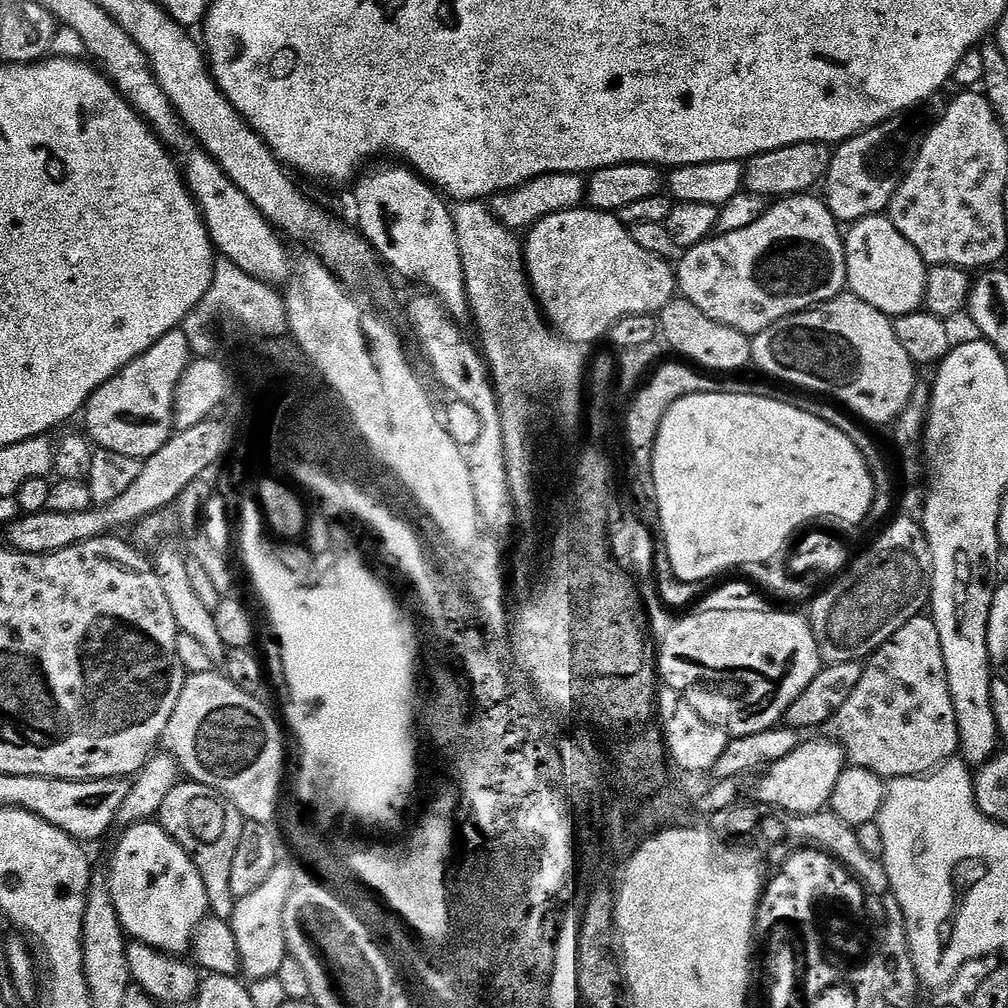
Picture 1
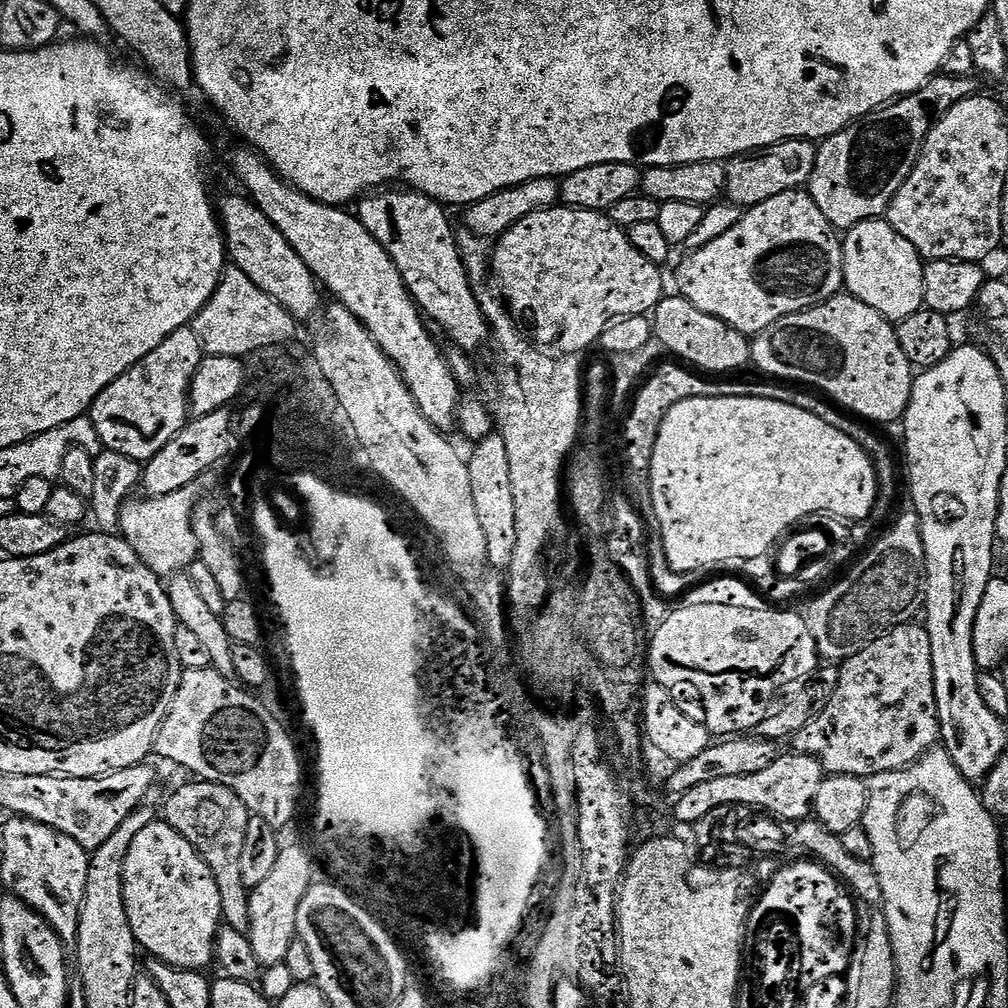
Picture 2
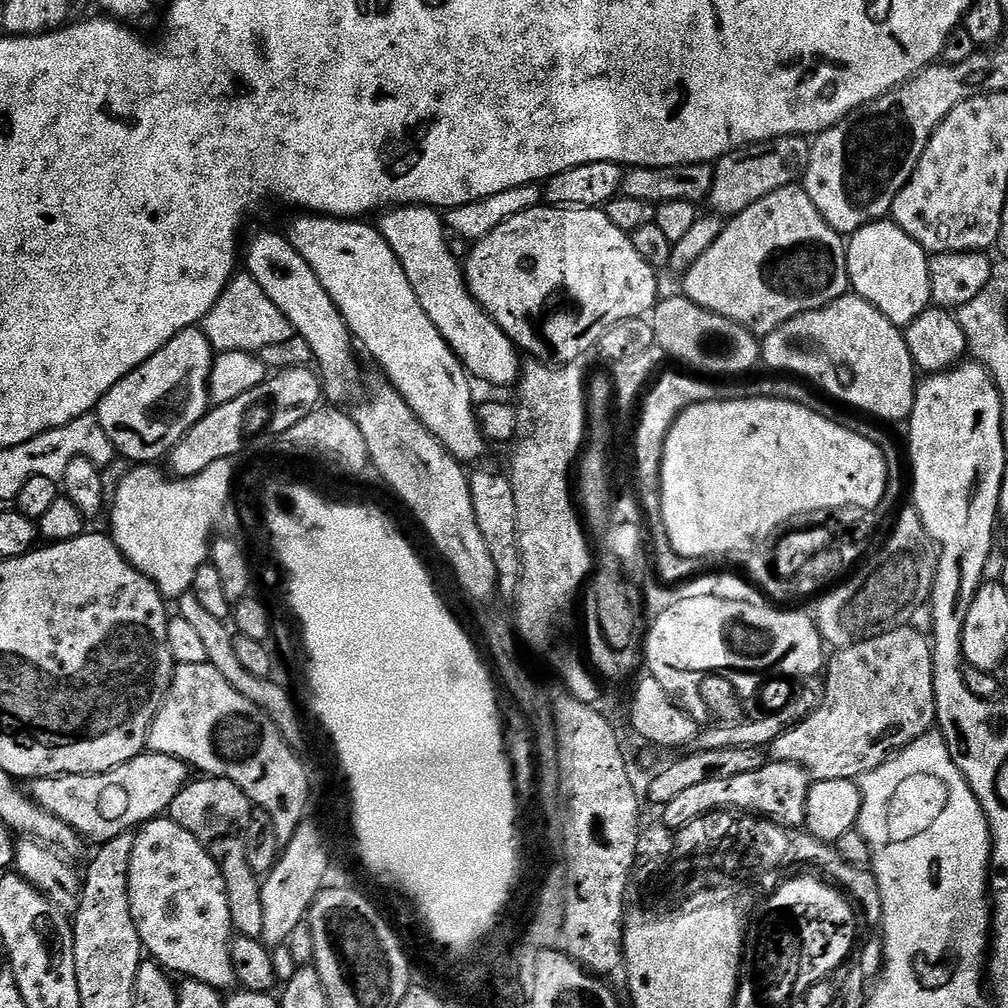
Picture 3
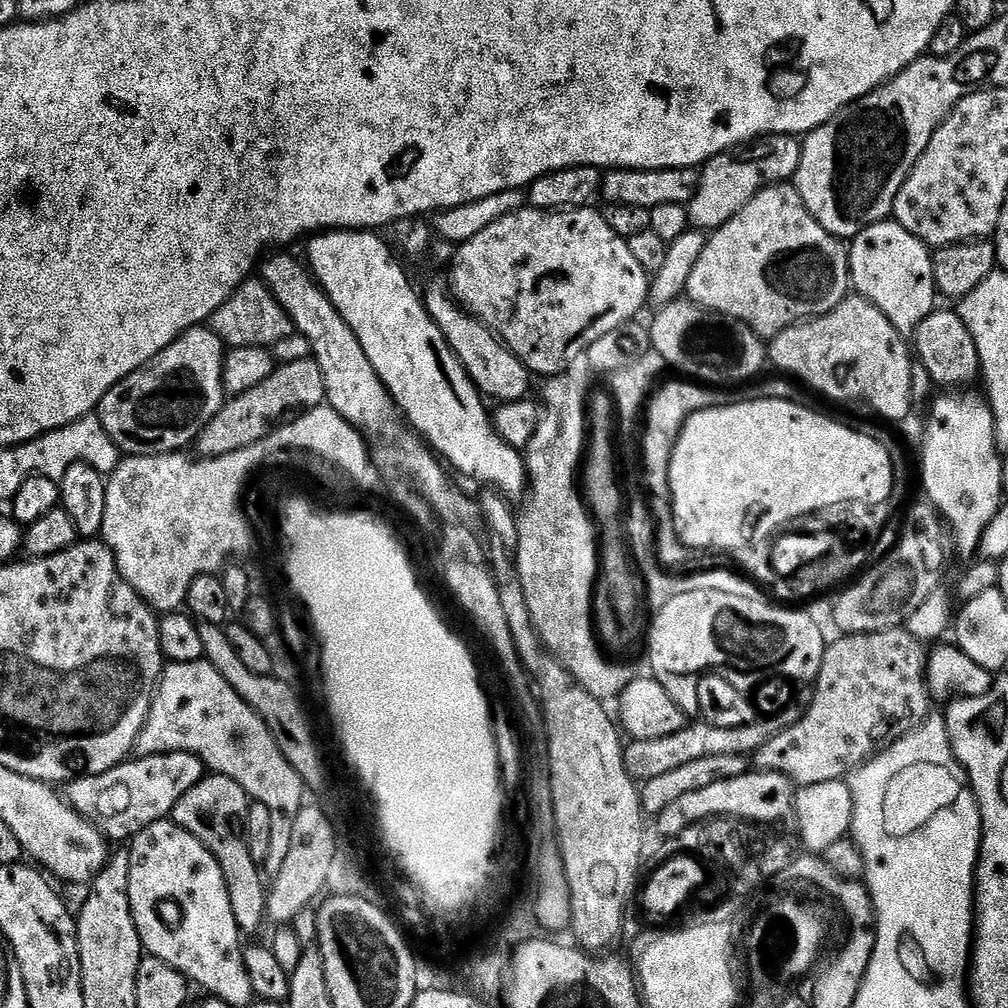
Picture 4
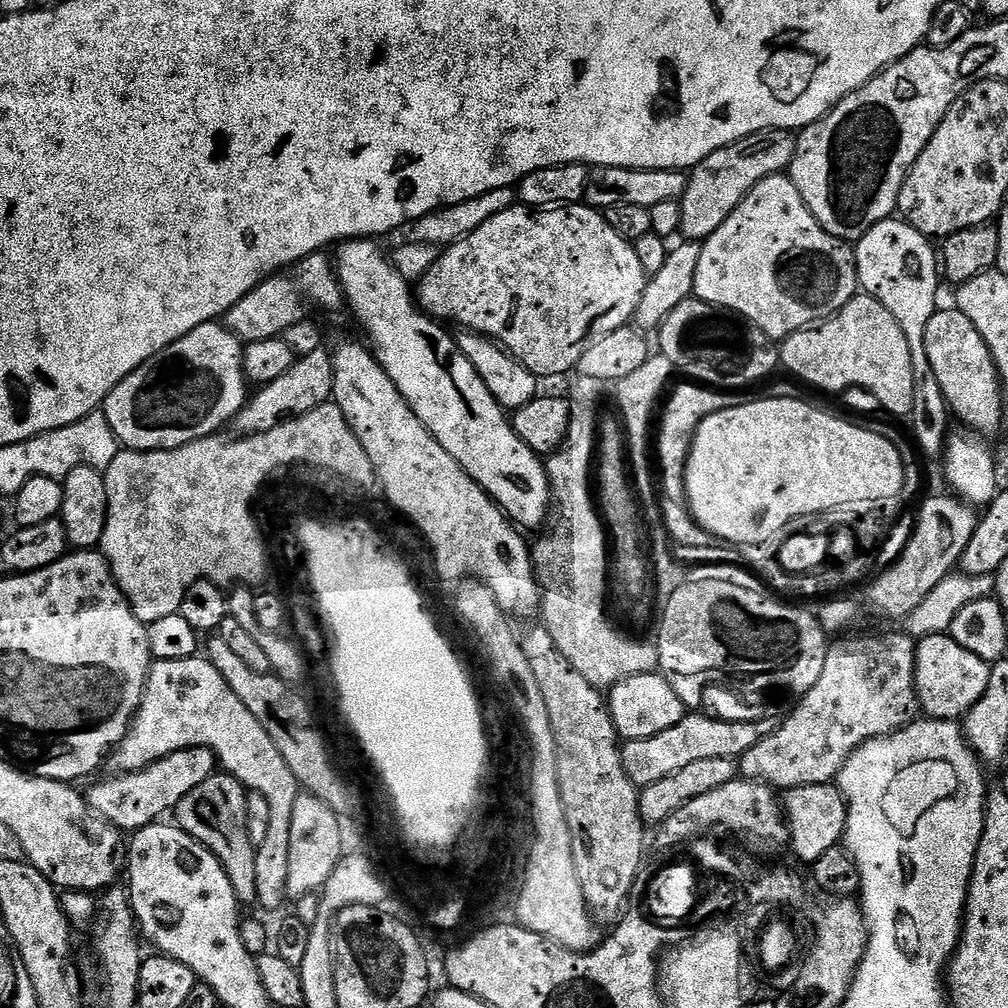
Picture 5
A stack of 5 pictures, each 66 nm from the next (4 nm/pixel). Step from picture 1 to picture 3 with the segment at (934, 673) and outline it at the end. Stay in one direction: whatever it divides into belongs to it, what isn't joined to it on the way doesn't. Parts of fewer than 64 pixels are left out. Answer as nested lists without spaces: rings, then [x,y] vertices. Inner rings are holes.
[[[905,626],[883,632],[869,640],[831,653],[826,664],[824,701],[802,723],[787,728],[772,745],[770,756],[775,762],[797,764],[816,780],[856,780],[870,770],[878,770],[890,756],[933,731],[936,724],[932,646],[927,635]]]

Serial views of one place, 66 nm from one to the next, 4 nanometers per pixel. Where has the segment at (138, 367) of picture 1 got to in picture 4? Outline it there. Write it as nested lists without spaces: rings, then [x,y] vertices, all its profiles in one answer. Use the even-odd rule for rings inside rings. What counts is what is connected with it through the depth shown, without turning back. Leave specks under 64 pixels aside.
[[[197,326],[183,332],[177,340],[170,346],[166,346],[166,350],[162,350],[154,358],[150,358],[150,362],[146,362],[142,367],[136,368],[126,379],[118,382],[112,389],[100,399],[100,407],[98,409],[98,417],[102,426],[110,438],[116,443],[121,453],[129,456],[161,456],[167,452],[178,452],[187,449],[198,437],[200,431],[208,425],[214,418],[214,414],[218,414],[218,410],[222,410],[222,406],[226,402],[226,393],[224,391],[224,360],[226,357],[226,345],[208,326]]]

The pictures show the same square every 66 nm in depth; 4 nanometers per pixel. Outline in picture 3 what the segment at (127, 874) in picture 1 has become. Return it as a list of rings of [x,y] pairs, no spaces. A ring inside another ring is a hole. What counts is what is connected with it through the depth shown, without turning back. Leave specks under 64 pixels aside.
[[[171,818],[149,820],[135,833],[135,838],[134,854],[130,858],[128,893],[130,914],[134,918],[143,951],[161,968],[177,977],[197,980],[217,990],[231,989],[237,983],[232,961],[234,929],[228,891],[216,859],[200,845],[194,834],[190,834],[190,830],[178,826]]]

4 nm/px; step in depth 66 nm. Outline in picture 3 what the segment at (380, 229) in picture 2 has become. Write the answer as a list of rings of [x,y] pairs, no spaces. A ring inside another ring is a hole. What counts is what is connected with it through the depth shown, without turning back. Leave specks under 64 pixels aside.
[[[405,204],[387,209],[380,218],[380,233],[390,242],[390,250],[394,250],[402,270],[406,270],[406,278],[410,278],[410,286],[414,286],[426,318],[434,322],[438,334],[442,334],[452,353],[464,365],[464,371],[469,377],[496,388],[519,385],[521,353],[470,294],[461,261],[451,252],[445,217],[437,209],[422,204]]]

